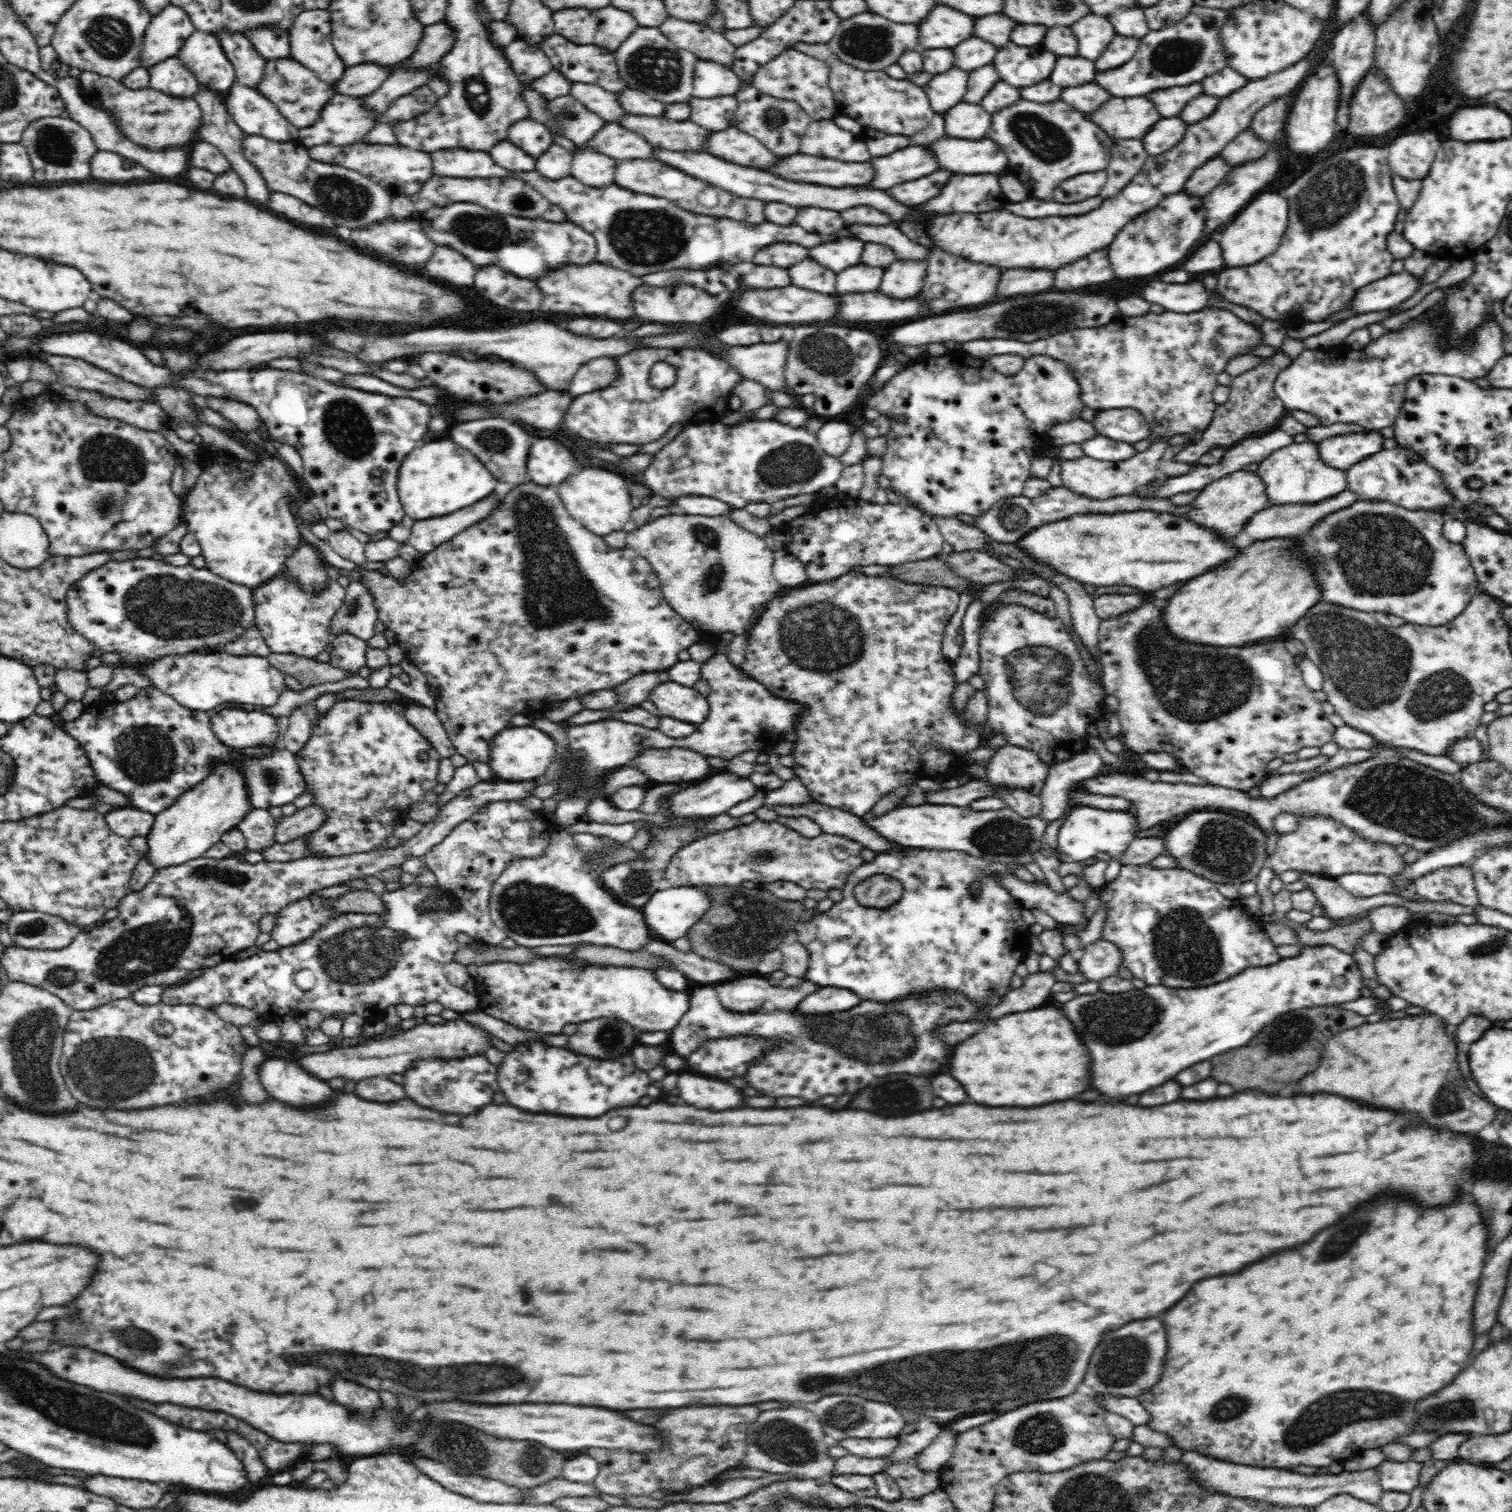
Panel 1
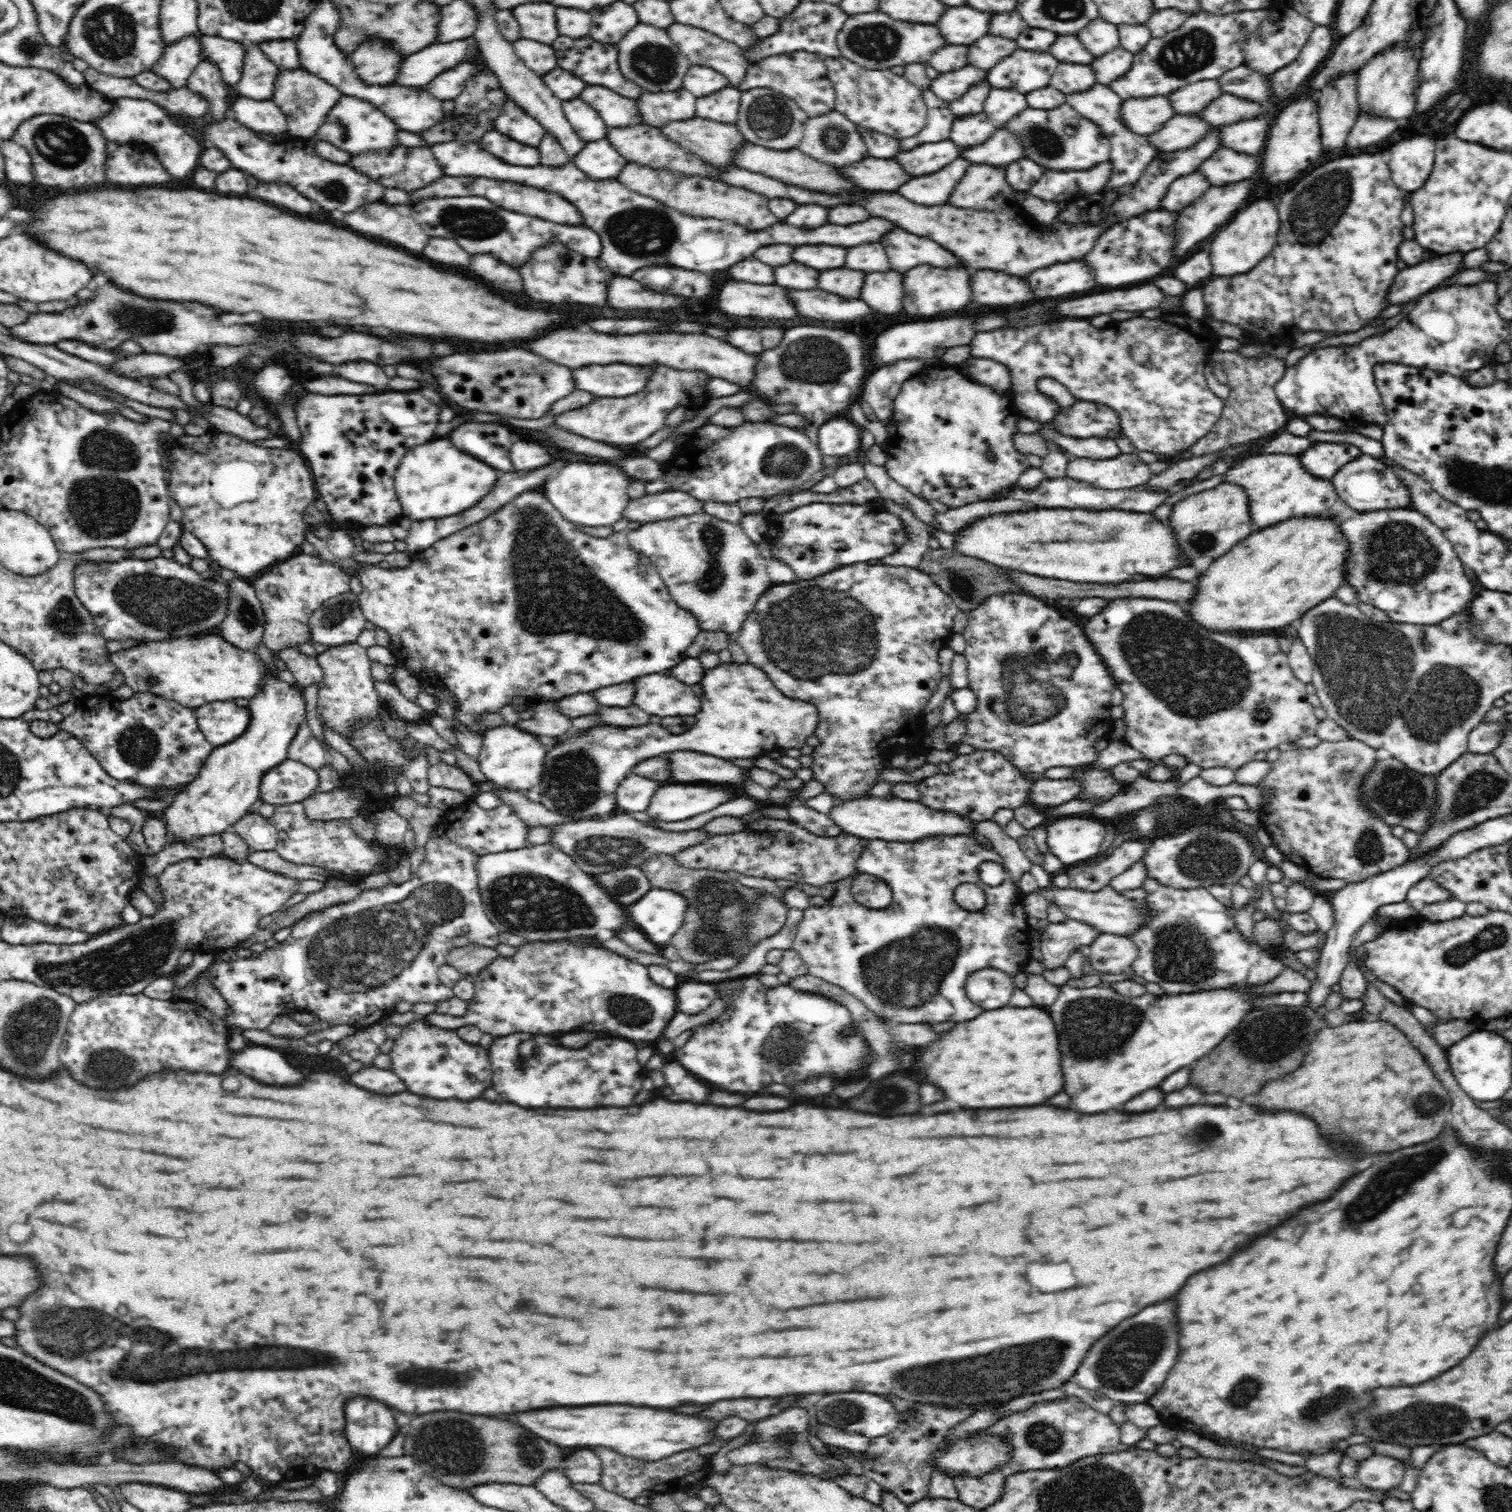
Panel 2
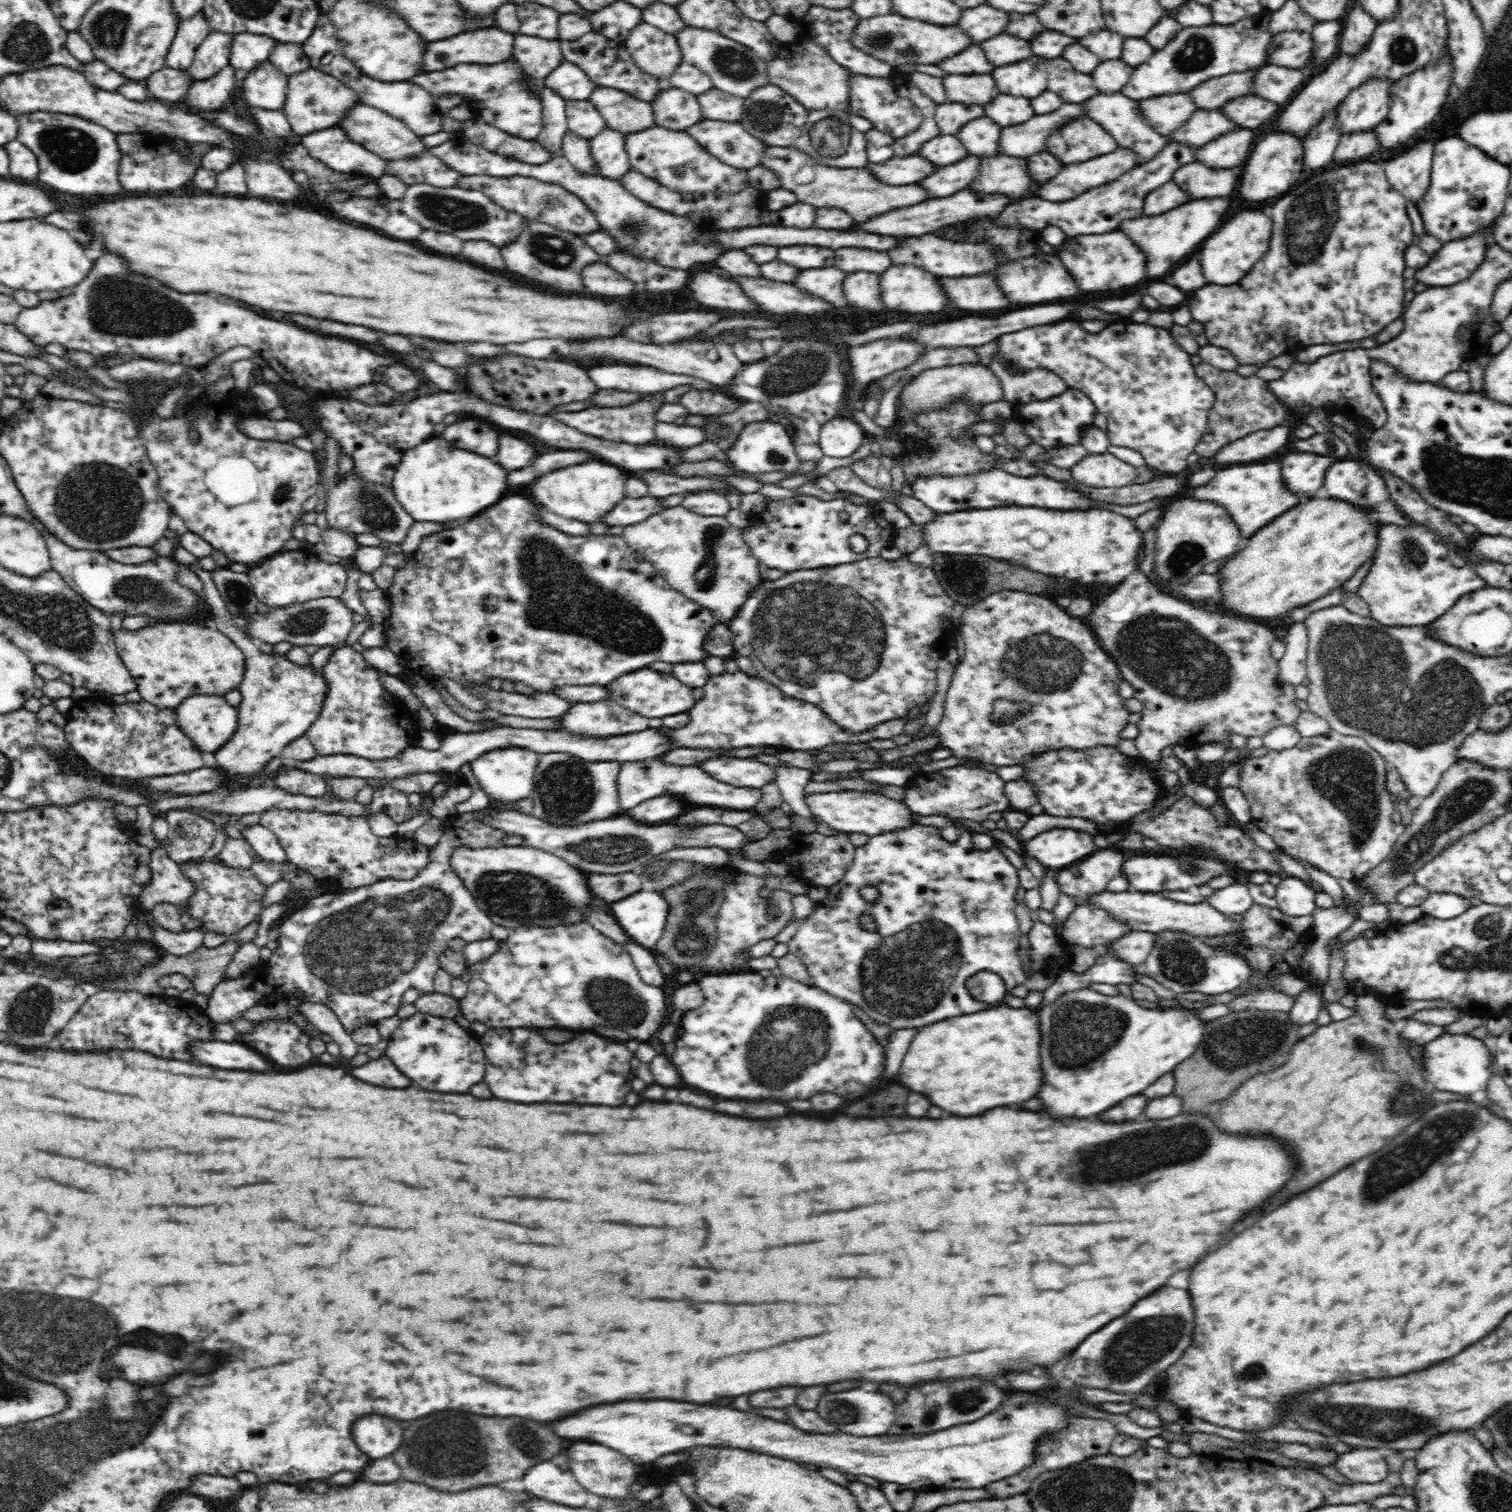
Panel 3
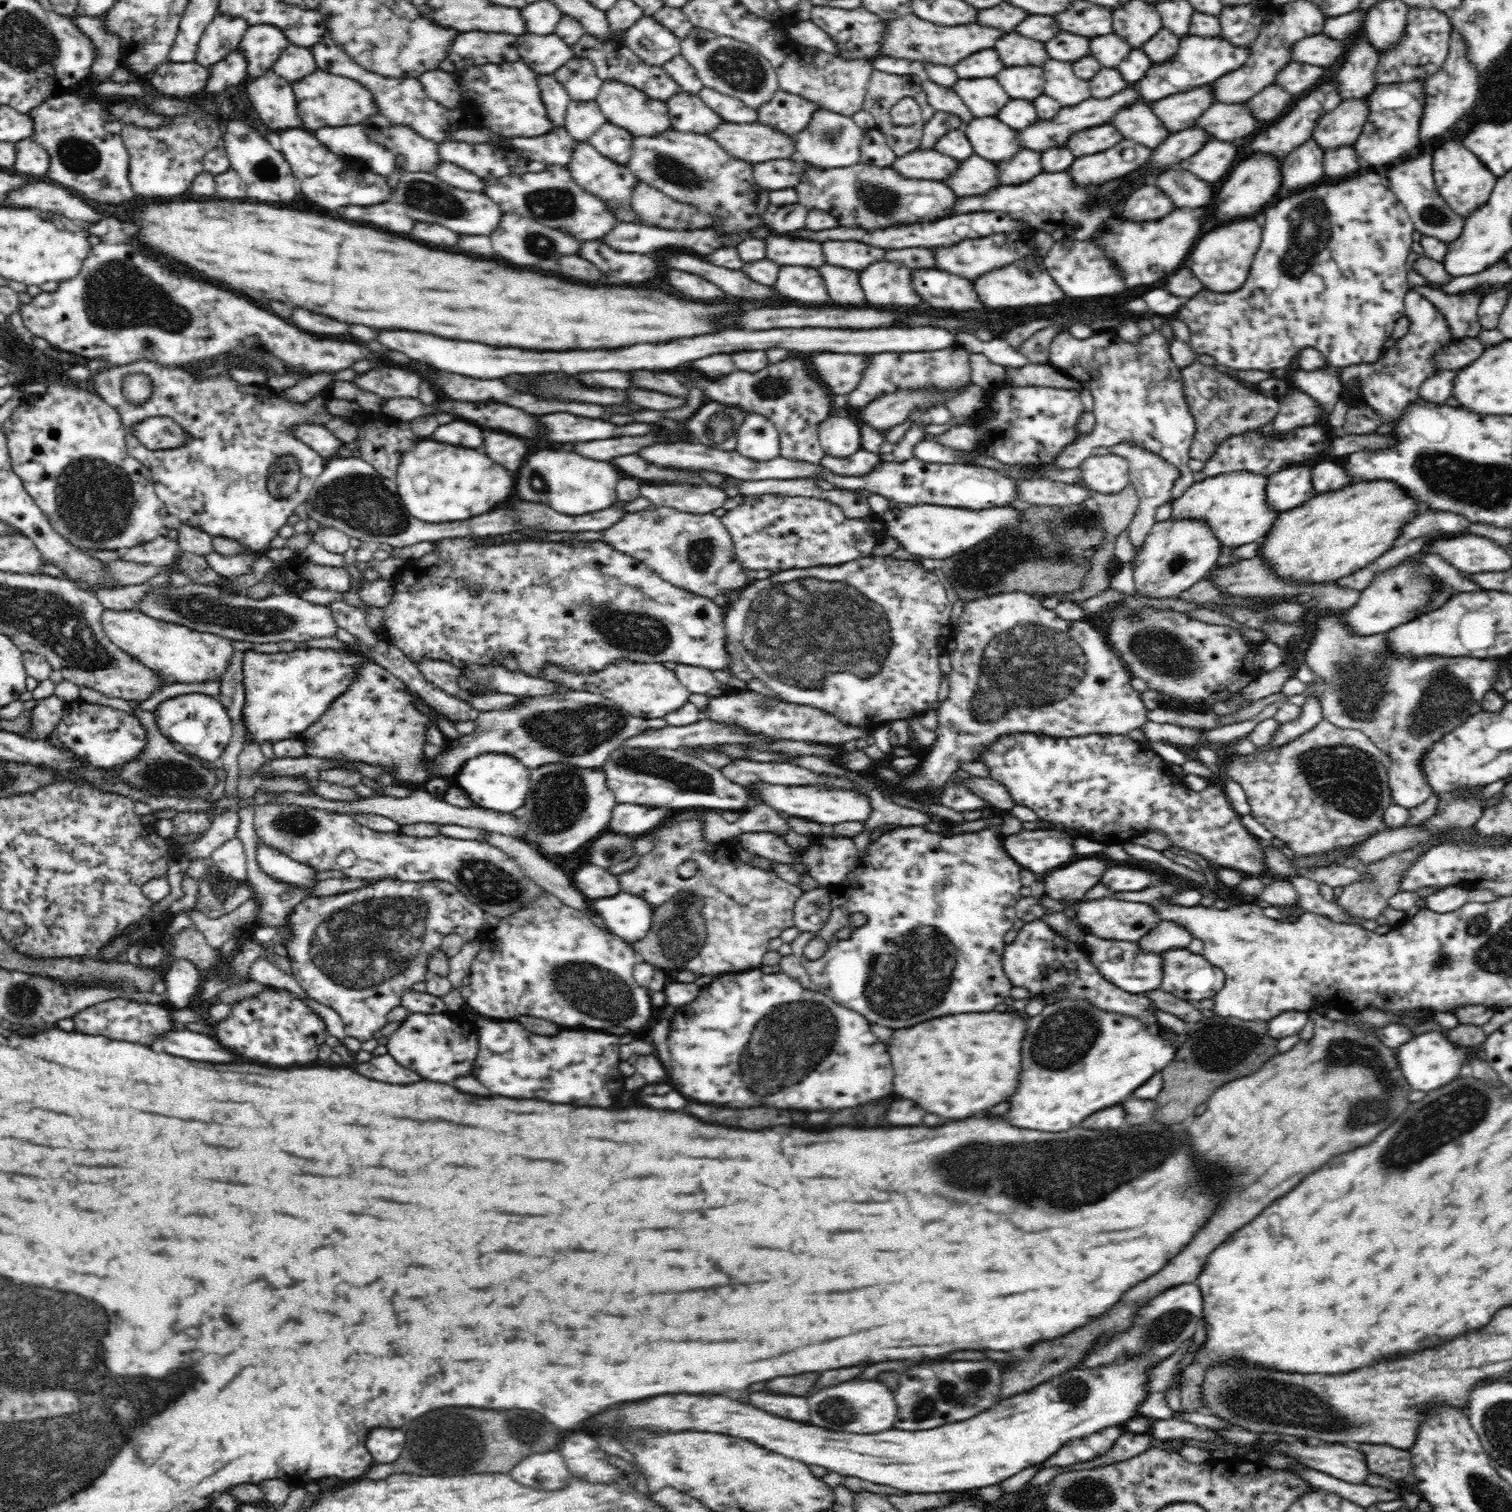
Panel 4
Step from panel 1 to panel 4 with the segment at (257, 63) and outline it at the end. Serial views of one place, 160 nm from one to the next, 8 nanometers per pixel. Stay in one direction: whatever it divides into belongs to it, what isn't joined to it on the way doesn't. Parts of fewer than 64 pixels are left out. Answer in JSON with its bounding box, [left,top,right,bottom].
[245,69,302,130]

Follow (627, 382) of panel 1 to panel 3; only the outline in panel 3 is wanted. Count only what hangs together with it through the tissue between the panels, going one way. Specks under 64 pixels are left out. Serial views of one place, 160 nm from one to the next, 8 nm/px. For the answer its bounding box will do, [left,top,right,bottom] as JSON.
[553,391,665,445]

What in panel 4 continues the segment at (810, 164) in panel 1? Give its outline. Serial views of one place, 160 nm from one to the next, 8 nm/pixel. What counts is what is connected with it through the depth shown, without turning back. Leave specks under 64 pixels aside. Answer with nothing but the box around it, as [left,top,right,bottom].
[889,148,958,180]

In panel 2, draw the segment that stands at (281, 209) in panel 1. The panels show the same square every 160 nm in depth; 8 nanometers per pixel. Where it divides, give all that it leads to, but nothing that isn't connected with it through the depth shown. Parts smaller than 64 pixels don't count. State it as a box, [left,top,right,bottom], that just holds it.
[250,183,314,216]

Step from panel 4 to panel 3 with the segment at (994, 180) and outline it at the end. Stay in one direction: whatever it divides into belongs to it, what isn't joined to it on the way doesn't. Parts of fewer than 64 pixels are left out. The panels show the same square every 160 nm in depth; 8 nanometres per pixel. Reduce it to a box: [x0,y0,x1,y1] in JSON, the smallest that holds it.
[918,156,980,198]

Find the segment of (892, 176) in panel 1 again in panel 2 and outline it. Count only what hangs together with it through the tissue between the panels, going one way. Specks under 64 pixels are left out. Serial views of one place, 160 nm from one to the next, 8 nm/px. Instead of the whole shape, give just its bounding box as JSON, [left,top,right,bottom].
[892,139,958,176]

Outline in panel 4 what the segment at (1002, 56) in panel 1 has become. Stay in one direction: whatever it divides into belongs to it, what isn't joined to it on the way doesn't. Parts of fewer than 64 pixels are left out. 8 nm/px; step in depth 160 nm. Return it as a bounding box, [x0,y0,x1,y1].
[996,66,1044,100]

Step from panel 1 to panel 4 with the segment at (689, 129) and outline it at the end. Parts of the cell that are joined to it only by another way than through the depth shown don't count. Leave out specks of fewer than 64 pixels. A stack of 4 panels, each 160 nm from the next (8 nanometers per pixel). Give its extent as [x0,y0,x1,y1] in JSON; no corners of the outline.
[706,123,796,164]

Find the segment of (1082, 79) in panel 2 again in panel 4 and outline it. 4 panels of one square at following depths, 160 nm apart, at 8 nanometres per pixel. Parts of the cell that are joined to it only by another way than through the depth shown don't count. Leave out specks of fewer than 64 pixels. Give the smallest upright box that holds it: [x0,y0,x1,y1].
[1044,60,1092,106]

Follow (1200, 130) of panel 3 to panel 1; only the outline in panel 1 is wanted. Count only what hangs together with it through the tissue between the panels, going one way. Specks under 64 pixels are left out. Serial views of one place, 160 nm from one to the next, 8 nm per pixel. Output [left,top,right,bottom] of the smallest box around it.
[1141,118,1186,155]

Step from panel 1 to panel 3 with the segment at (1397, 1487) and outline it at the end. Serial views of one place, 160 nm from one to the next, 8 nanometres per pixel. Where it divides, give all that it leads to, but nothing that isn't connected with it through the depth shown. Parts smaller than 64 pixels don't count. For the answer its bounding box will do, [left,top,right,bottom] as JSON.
[1335,1447,1389,1483]

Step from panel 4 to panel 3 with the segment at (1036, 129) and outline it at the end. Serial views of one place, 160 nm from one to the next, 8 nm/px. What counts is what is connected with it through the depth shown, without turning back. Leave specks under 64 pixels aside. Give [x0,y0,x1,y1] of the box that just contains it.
[996,104,1084,158]

